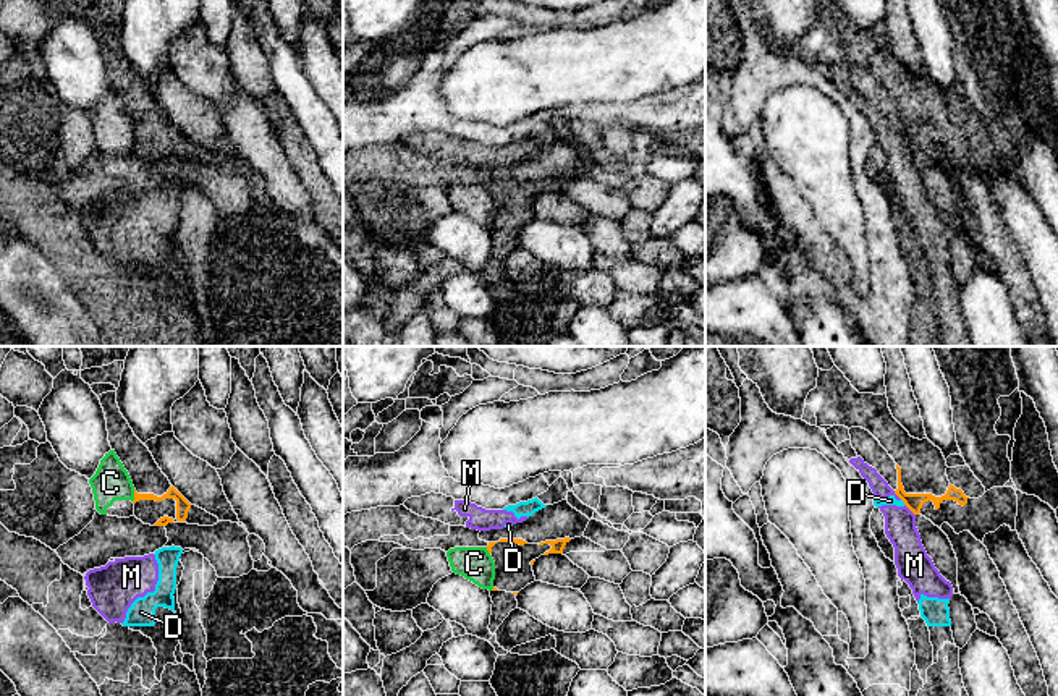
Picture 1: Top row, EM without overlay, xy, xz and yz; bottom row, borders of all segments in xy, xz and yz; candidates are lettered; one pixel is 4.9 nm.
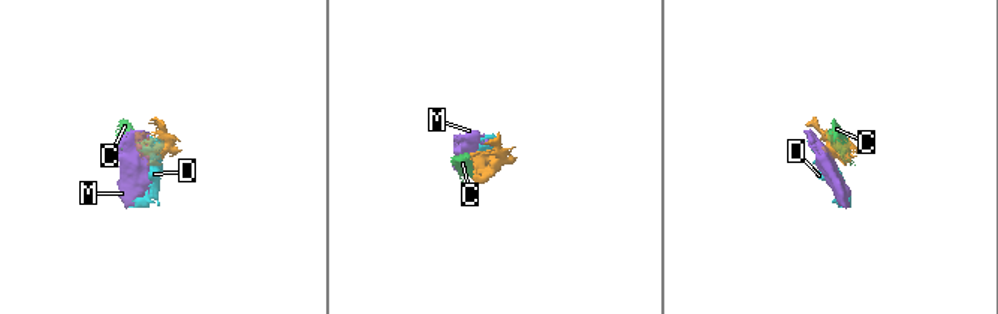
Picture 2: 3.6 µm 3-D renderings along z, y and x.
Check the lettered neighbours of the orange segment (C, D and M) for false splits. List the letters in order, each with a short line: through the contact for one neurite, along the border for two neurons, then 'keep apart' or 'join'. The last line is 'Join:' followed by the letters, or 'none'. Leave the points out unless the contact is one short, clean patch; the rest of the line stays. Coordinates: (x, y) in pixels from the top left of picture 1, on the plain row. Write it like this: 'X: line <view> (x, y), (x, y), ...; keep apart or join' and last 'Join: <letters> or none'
C: line xy (135, 127), (131, 138); keep apart
D: line yz (901, 136), (905, 141); keep apart
M: line yz (905, 141), (914, 152); keep apart
Join: none

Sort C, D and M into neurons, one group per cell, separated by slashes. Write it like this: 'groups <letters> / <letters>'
groups C / D M

